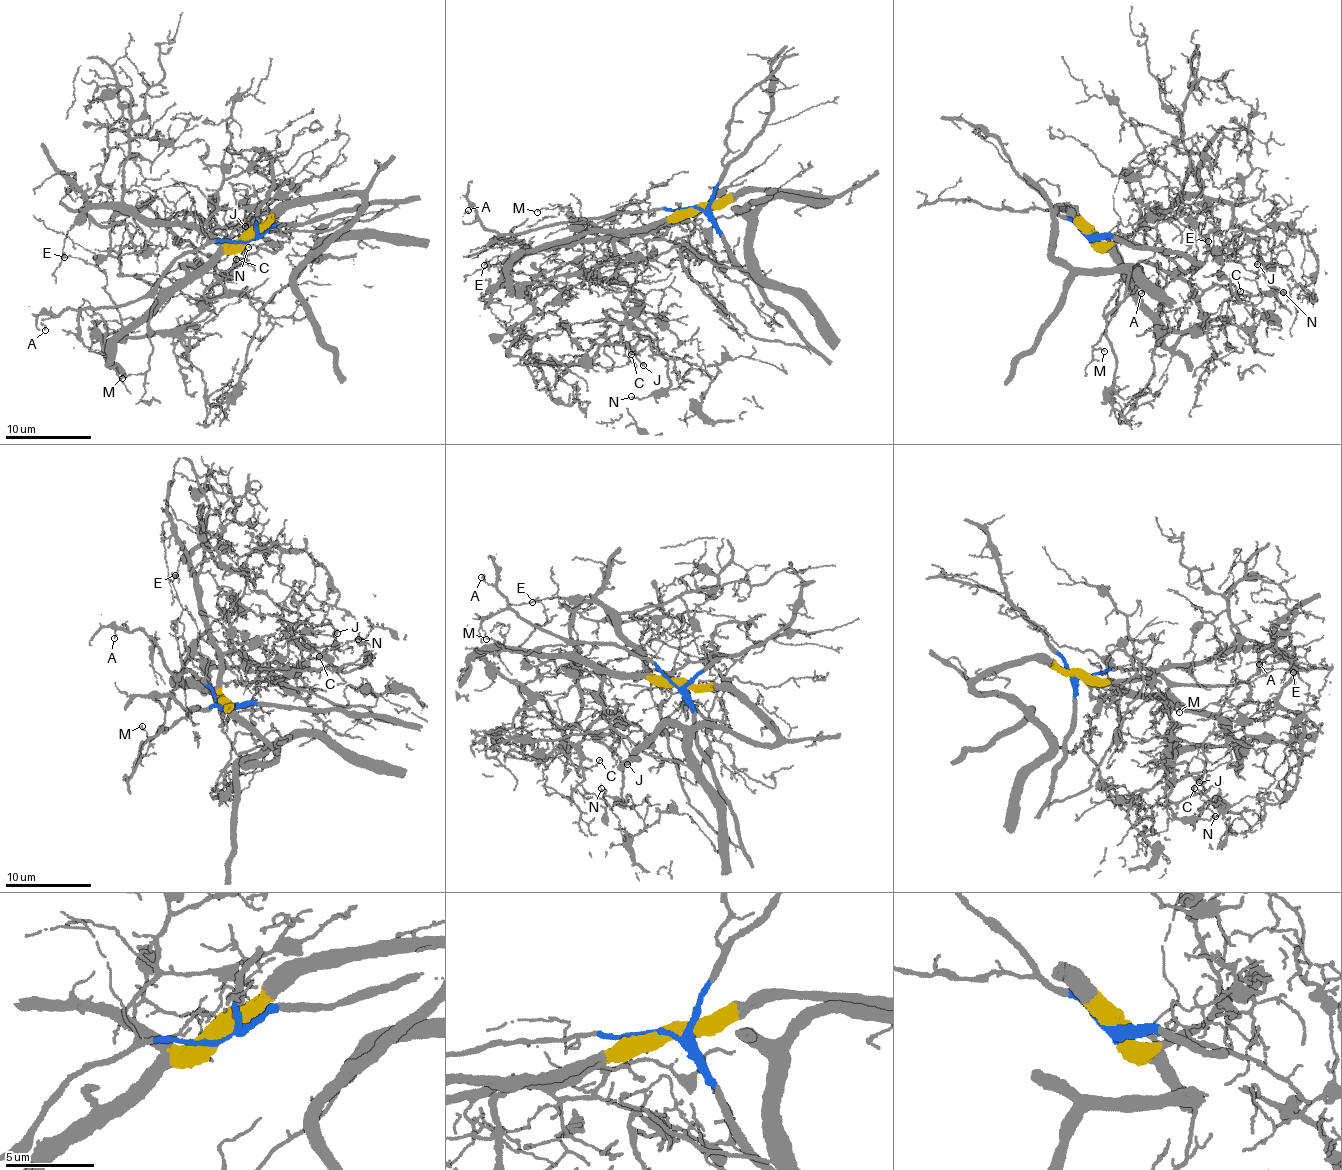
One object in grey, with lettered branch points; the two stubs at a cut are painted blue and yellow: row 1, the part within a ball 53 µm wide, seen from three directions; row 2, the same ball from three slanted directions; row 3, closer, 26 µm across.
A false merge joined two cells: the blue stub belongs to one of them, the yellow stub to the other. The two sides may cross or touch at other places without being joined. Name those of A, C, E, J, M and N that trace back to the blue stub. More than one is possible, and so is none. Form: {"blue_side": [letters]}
{"blue_side": ["A", "M"]}

